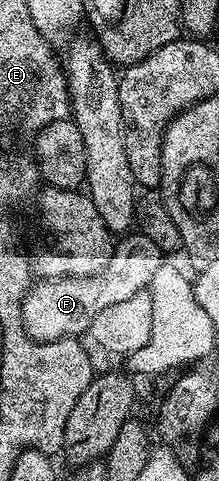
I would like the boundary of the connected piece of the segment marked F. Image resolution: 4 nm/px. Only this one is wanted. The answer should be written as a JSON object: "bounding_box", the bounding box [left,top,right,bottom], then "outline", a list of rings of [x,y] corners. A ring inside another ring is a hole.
{"bounding_box":[21,231,165,341],"outline":[[[138,231],[128,232],[118,238],[103,272],[92,277],[53,277],[32,284],[21,301],[23,326],[35,341],[78,338],[90,330],[93,319],[97,319],[105,307],[125,303],[125,299],[144,292],[157,269],[164,264],[165,254],[157,247],[157,243],[153,243],[153,239]]]}

